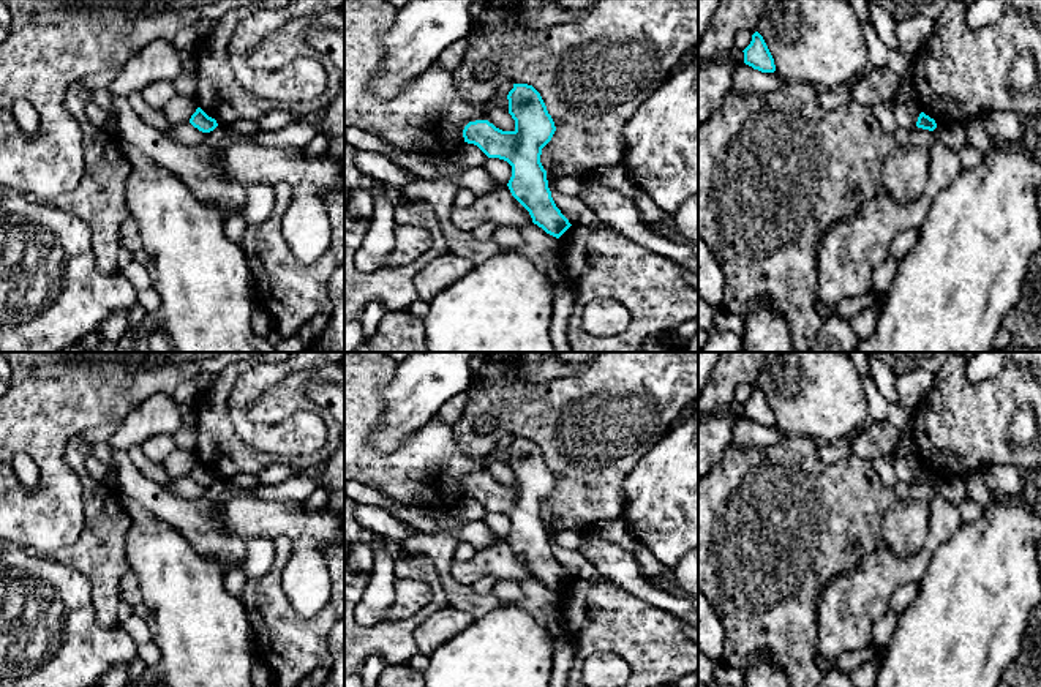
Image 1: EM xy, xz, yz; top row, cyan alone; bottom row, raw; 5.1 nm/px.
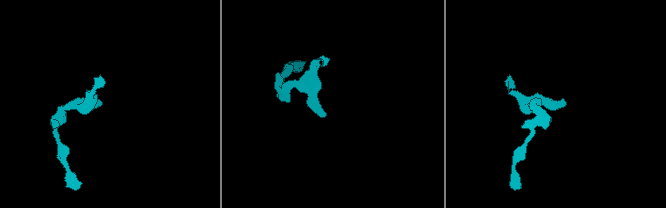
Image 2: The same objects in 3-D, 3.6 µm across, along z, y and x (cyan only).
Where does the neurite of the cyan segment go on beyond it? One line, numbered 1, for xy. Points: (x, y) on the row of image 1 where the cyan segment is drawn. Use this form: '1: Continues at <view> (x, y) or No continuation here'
1: No continuation here

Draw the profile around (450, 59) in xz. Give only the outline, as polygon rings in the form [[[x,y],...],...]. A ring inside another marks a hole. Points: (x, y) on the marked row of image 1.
[[[461,38],[455,41],[449,49],[444,51],[444,54],[438,58],[438,62],[444,68],[458,68],[464,52],[469,49],[469,41],[468,38]]]

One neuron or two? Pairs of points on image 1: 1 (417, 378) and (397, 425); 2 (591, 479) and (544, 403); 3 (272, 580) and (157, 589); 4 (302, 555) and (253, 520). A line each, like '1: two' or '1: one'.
1: one
2: one
3: two
4: one

